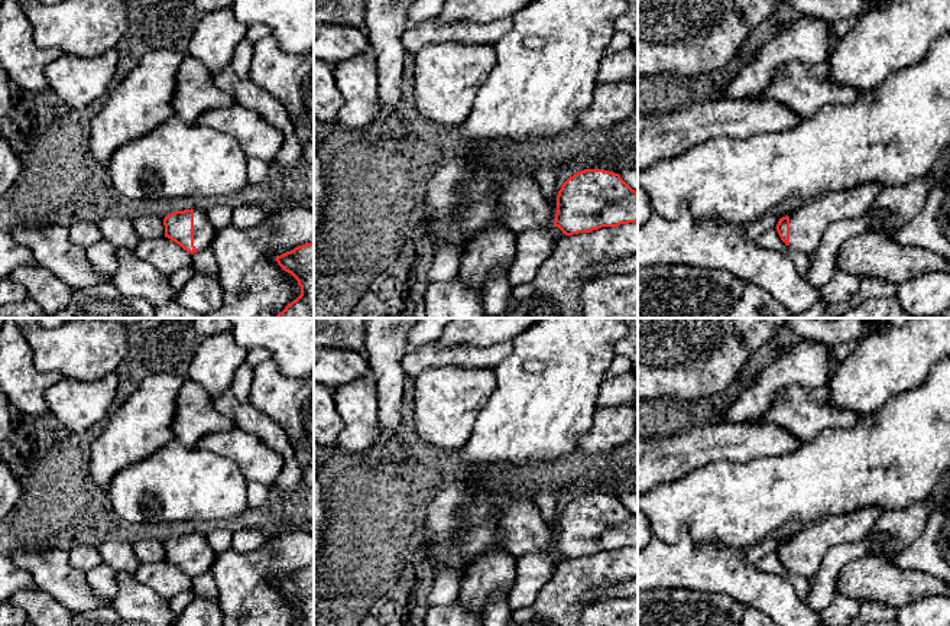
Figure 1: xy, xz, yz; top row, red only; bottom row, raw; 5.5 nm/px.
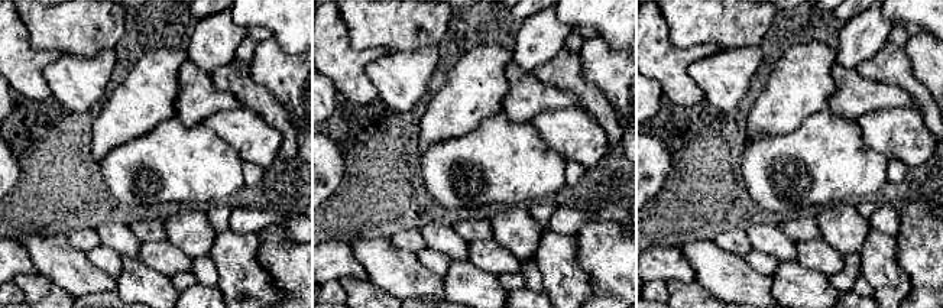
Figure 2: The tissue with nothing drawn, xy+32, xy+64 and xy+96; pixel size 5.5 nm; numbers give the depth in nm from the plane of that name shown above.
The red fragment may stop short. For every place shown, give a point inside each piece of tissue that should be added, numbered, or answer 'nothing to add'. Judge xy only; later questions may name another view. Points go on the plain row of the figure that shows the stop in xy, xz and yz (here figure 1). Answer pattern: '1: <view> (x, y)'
1: xy (204, 555)

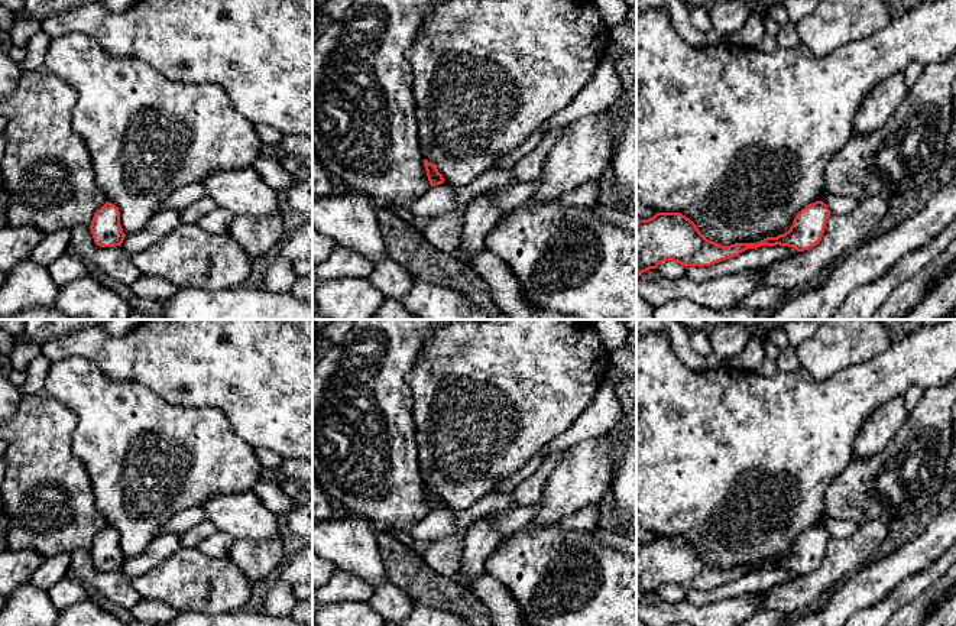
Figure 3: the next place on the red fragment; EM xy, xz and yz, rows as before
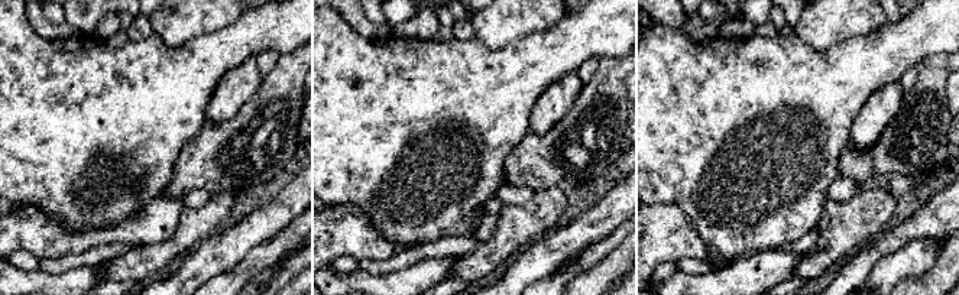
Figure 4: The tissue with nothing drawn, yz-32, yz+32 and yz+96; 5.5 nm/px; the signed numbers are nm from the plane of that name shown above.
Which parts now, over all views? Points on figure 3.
nothing to add

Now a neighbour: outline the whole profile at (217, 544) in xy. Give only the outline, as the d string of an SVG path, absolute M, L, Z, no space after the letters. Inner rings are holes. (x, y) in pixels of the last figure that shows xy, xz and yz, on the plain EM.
M215 531L214 533L202 539L197 545L197 548L207 555L220 558L229 555L229 549L233 541L234 539L230 535Z

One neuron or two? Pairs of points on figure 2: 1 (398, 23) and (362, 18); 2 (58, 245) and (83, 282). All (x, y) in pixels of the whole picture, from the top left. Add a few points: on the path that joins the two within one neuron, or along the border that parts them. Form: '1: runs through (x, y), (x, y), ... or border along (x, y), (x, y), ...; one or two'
1: runs through (389, 23), (370, 23); one
2: runs through (58, 253), (58, 258), (74, 274); one

